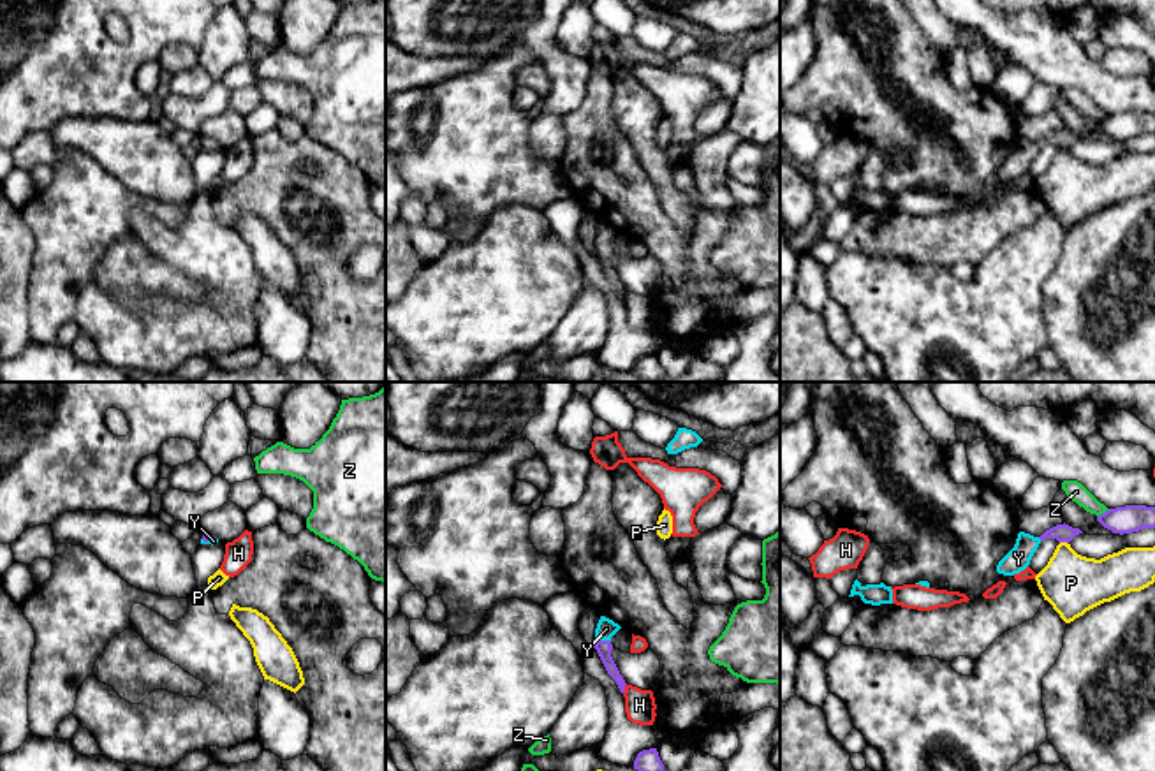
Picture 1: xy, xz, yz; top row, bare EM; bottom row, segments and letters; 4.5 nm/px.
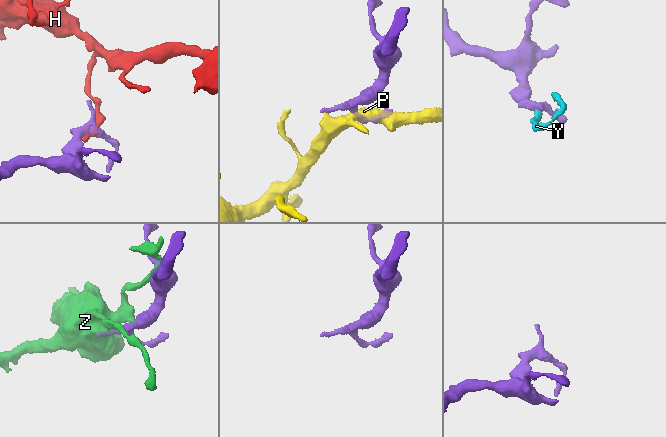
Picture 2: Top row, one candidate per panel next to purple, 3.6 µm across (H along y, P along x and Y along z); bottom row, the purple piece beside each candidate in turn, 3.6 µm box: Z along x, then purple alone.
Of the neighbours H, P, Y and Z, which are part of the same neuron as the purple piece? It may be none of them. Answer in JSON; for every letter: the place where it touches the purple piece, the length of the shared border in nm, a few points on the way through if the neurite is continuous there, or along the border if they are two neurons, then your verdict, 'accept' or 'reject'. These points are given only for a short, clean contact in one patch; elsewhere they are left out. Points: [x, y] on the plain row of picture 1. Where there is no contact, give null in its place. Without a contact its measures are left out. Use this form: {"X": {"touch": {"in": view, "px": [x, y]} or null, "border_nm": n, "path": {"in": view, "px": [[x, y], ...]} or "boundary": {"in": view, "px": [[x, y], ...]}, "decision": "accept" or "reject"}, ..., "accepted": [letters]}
{"H": {"touch": {"in": "xz", "px": [624, 294]}, "border_nm": 50, "decision": "reject"}, "P": {"touch": {"in": "yz", "px": [1064, 146]}, "border_nm": 40, "boundary": {"in": "yz", "px": [[1060, 146], [1067, 150]]}, "decision": "reject"}, "Y": {"touch": {"in": "xz", "px": [604, 247]}, "border_nm": 60, "path": {"in": "xz", "px": [[603, 254], [604, 247], [606, 234]]}, "decision": "accept"}, "Z": {"touch": {"in": "yz", "px": [1104, 118]}, "border_nm": 70, "decision": "reject"}, "accepted": ["Y"]}

